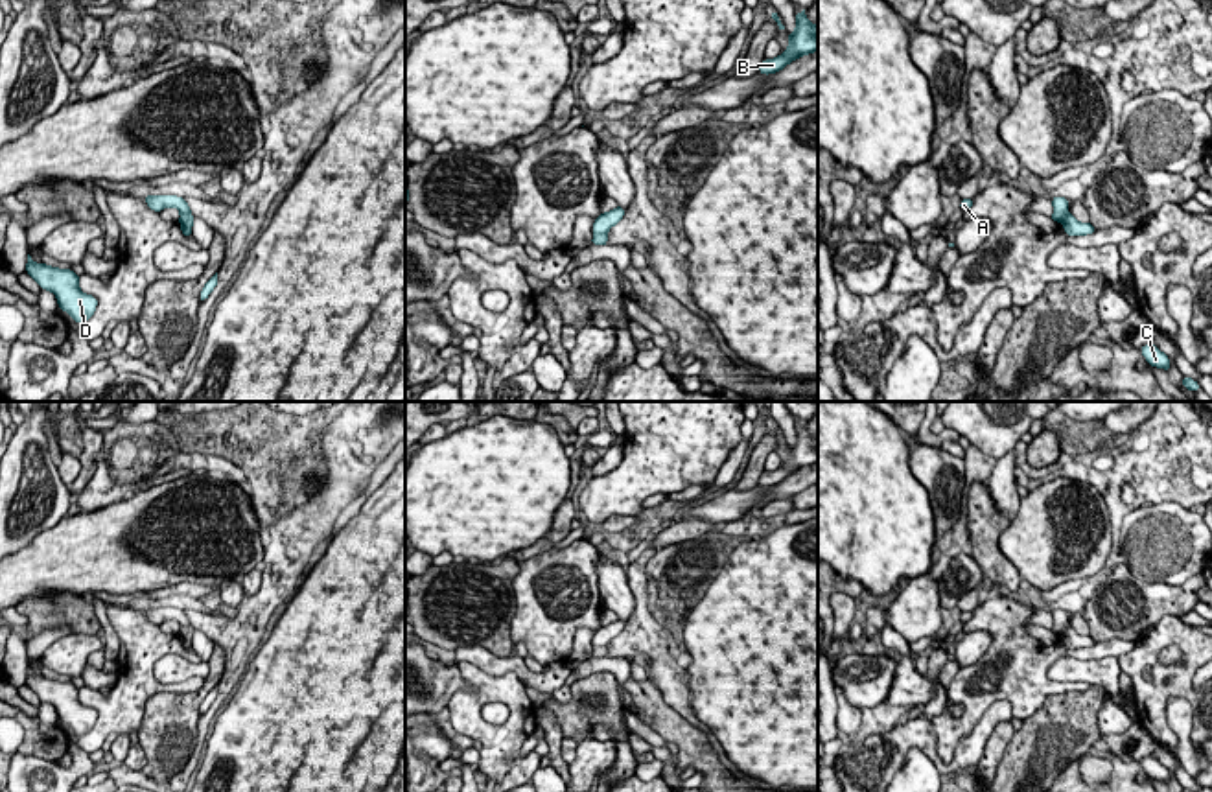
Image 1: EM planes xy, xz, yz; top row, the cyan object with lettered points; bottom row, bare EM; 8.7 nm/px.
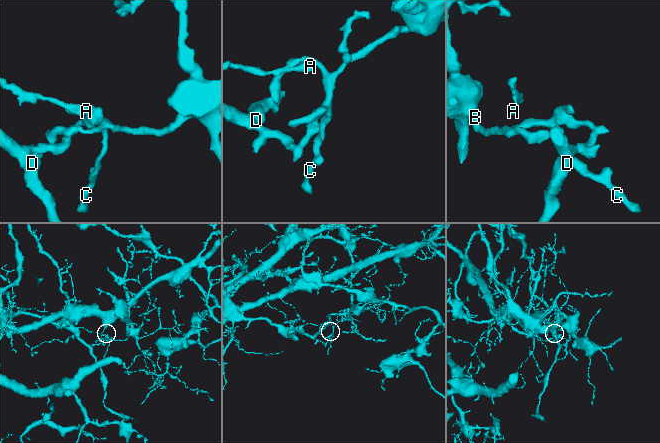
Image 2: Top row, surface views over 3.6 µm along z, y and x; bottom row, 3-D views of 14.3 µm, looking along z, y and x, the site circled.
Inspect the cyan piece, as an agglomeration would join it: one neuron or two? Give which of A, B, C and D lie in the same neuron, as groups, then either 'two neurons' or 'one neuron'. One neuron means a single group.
A D / B C | two neurons

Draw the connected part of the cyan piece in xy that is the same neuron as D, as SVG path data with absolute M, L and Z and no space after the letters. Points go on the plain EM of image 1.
M28 667L26 685L41 702L57 709L59 720L70 726L74 735L85 735L96 724L98 711L79 704L79 689L74 683L35 676Z

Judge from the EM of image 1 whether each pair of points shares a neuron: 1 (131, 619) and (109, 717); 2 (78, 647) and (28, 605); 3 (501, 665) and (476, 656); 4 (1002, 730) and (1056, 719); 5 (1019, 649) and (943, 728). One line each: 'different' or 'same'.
1: same
2: different
3: same
4: different
5: same

